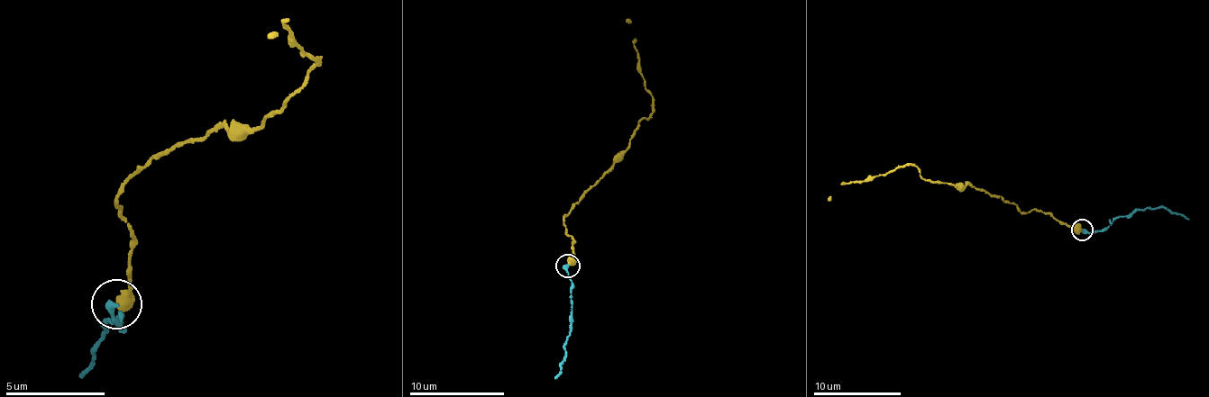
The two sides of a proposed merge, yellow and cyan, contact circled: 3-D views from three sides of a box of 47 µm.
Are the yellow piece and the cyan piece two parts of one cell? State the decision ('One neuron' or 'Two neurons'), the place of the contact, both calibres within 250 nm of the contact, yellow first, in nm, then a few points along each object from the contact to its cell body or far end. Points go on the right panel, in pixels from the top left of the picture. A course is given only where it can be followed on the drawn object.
One neuron. Place: (1082, 230). Thickness 600 nm (yellow) against 320 nm. Course of yellow: (1081, 230), (1037, 211), (1021, 212), (998, 195), (966, 184), (924, 180), (914, 165), (841, 184), (828, 201). Course of cyan: (1083, 230), (1092, 233), (1103, 231), (1120, 216), (1131, 216), (1150, 207), (1167, 208), (1189, 221)

